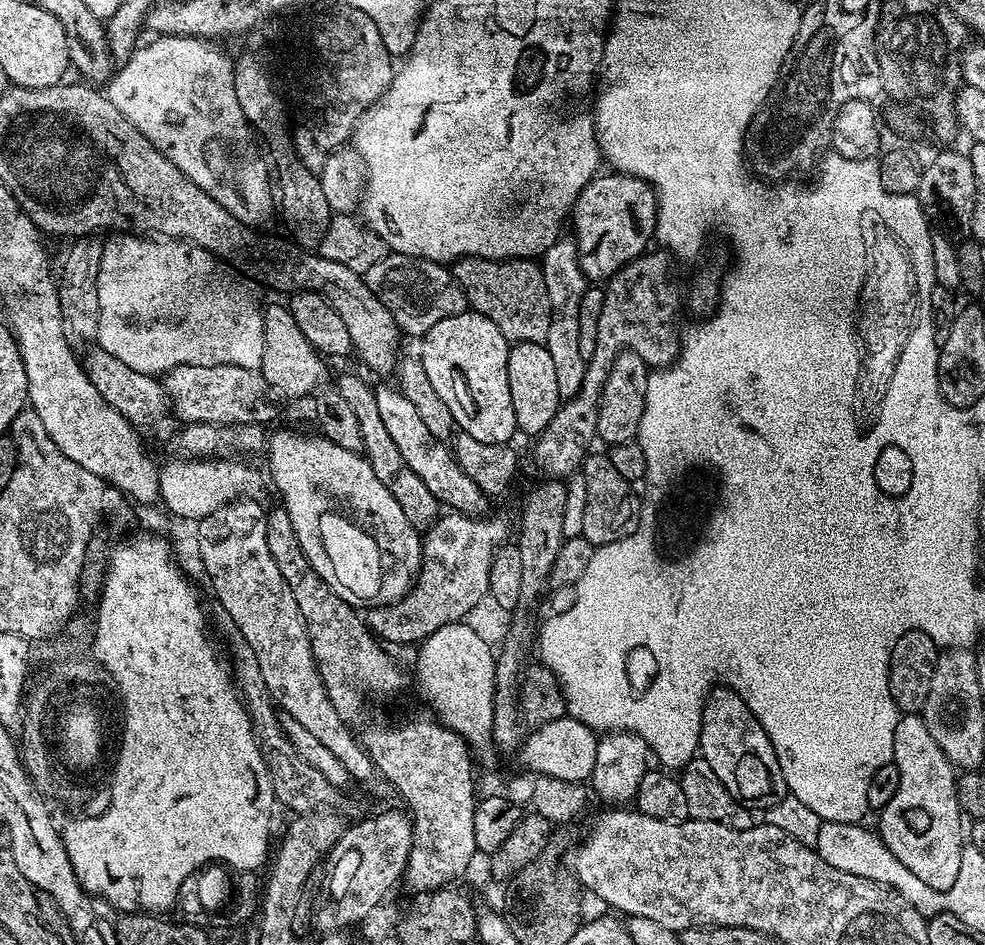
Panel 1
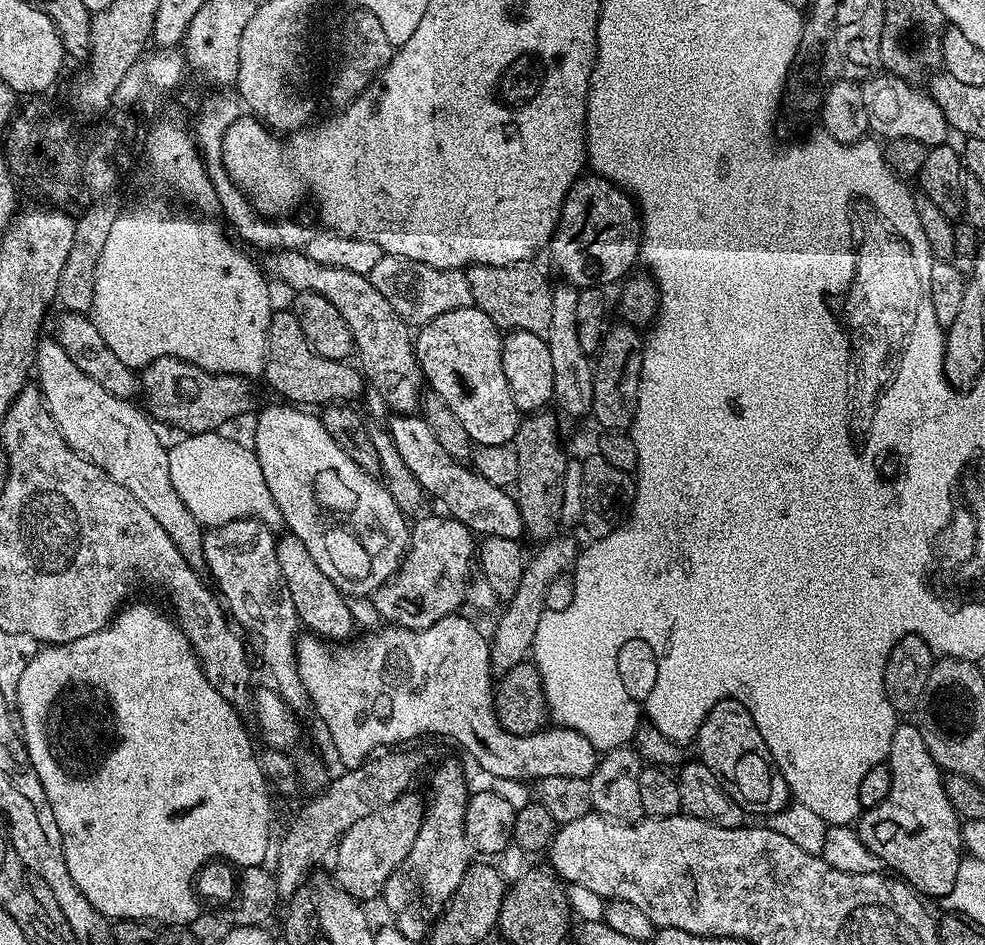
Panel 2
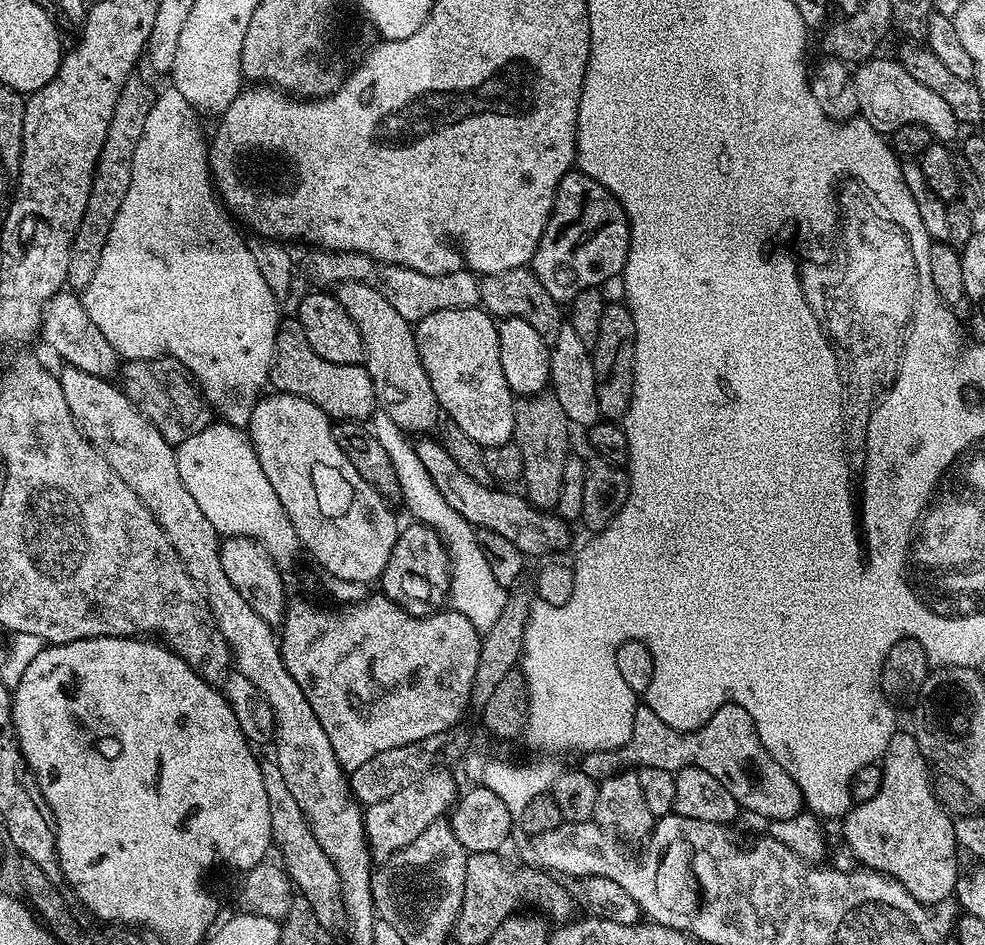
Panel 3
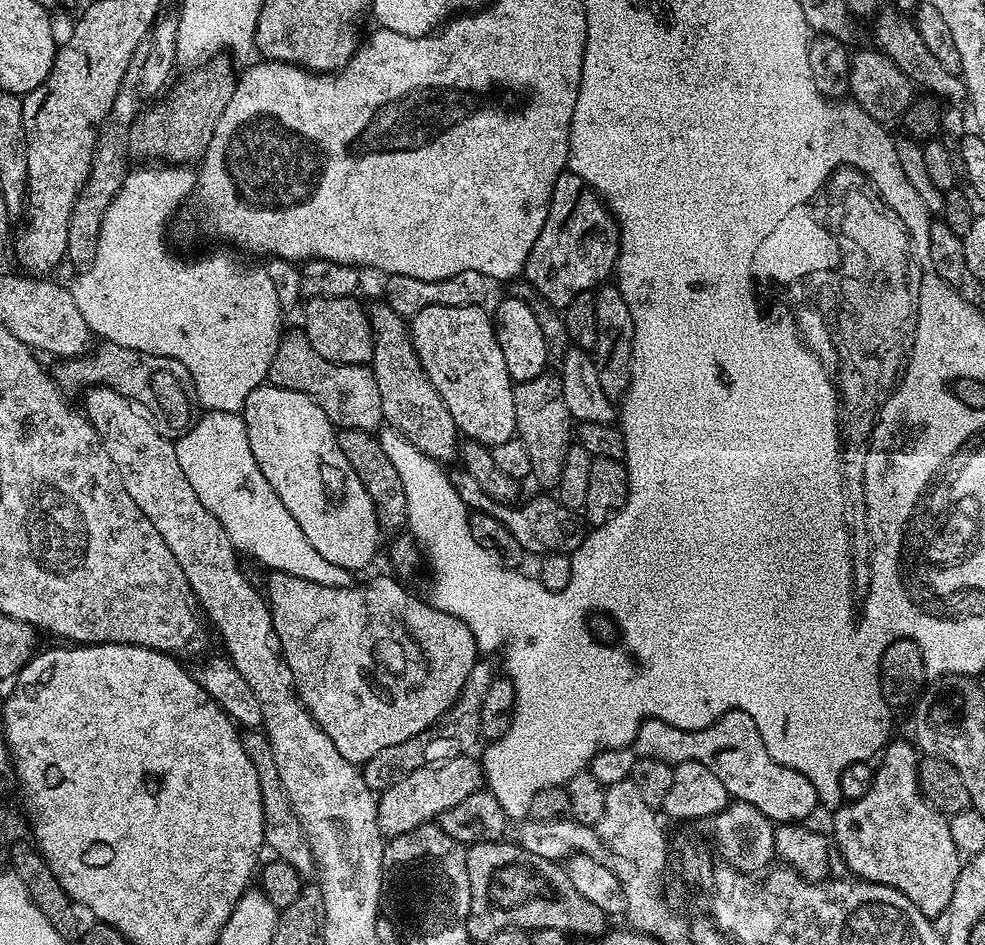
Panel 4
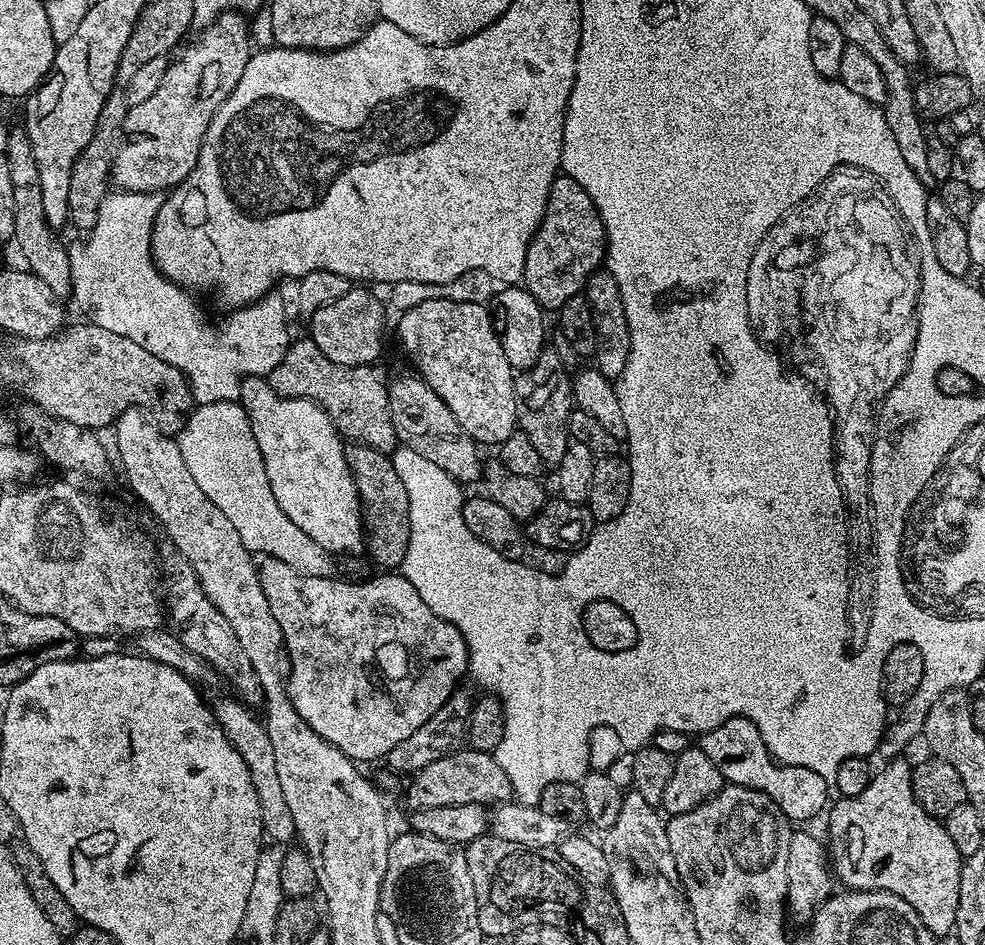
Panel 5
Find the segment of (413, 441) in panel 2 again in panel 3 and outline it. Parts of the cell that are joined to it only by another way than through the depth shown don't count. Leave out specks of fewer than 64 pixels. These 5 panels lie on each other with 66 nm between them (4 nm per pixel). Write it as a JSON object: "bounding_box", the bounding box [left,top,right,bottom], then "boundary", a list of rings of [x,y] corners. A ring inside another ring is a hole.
{"bounding_box":[415,438,572,557],"boundary":[[[420,438],[415,441],[416,453],[422,461],[422,466],[426,466],[426,474],[430,474],[430,478],[434,478],[434,486],[438,486],[438,494],[442,494],[442,498],[446,498],[446,502],[450,502],[450,506],[454,506],[454,510],[458,510],[458,514],[462,514],[462,518],[466,518],[466,522],[472,525],[476,530],[494,530],[498,534],[502,534],[502,538],[514,542],[514,546],[518,546],[518,550],[524,552],[525,557],[532,556],[548,556],[551,552],[564,552],[572,544],[572,532],[569,521],[557,515],[555,511],[545,510],[543,508],[535,508],[533,504],[528,502],[527,496],[516,492],[503,492],[503,487],[493,486],[492,484],[479,484],[474,482],[474,478],[470,478],[470,474],[466,474],[458,467],[458,462],[454,462],[454,458],[450,458],[450,454],[446,454],[443,443],[439,439],[424,440],[428,438]]]}

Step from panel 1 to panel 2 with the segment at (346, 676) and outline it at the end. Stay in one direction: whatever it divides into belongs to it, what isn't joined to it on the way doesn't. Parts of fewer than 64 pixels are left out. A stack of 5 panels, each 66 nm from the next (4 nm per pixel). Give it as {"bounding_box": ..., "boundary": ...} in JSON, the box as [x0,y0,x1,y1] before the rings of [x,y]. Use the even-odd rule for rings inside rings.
{"bounding_box":[276,534,353,642],"boundary":[[[291,534],[276,540],[278,564],[282,568],[282,576],[286,587],[294,600],[294,608],[297,610],[299,623],[309,633],[315,634],[322,640],[329,642],[344,642],[353,635],[352,632],[352,608],[339,586],[326,574],[322,574],[321,568],[310,558],[310,550],[302,543],[302,538]]]}

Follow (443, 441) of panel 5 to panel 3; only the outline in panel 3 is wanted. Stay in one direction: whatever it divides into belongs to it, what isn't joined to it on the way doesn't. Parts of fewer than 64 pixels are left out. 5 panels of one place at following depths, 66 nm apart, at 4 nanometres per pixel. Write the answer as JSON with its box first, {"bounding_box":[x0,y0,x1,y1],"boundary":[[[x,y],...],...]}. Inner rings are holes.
{"bounding_box":[334,280,442,434],"boundary":[[[351,280],[339,285],[334,295],[360,331],[364,343],[362,363],[370,374],[379,411],[390,414],[390,418],[394,418],[396,425],[405,434],[427,433],[424,432],[427,428],[441,423],[442,413],[434,394],[434,386],[430,386],[430,378],[426,378],[426,370],[420,361],[413,325],[402,318],[402,314],[398,314],[398,310],[394,310],[386,298],[382,298],[375,283],[368,283],[364,280]]]}

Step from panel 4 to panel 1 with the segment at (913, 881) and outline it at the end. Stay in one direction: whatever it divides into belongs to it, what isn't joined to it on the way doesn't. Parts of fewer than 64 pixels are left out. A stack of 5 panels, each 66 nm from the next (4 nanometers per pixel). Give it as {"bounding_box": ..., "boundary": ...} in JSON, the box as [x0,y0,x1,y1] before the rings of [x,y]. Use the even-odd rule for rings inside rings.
{"bounding_box":[878,715,966,892],"boundary":[[[901,715],[894,730],[895,764],[900,777],[898,790],[878,812],[878,835],[907,870],[938,892],[950,889],[962,870],[962,850],[966,847],[966,824],[962,819],[956,782],[957,769],[934,742],[923,715]]]}

